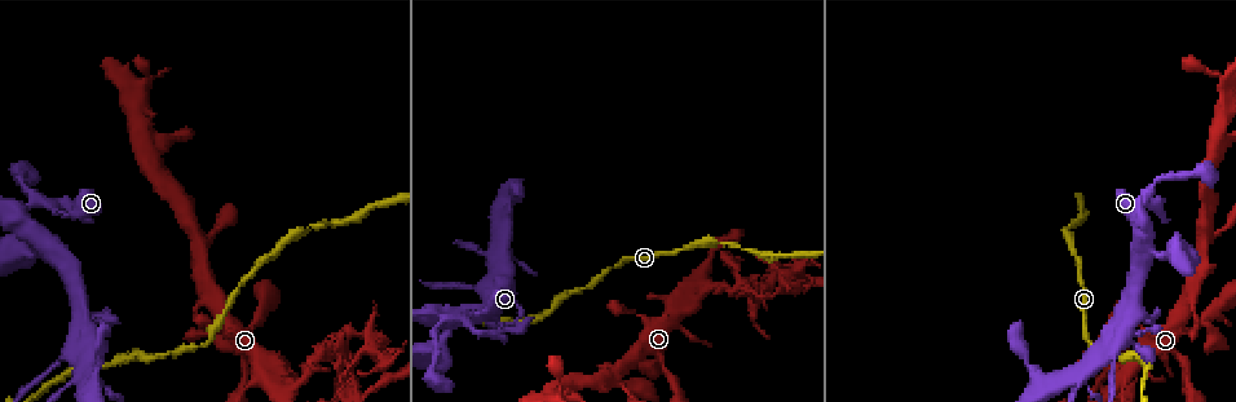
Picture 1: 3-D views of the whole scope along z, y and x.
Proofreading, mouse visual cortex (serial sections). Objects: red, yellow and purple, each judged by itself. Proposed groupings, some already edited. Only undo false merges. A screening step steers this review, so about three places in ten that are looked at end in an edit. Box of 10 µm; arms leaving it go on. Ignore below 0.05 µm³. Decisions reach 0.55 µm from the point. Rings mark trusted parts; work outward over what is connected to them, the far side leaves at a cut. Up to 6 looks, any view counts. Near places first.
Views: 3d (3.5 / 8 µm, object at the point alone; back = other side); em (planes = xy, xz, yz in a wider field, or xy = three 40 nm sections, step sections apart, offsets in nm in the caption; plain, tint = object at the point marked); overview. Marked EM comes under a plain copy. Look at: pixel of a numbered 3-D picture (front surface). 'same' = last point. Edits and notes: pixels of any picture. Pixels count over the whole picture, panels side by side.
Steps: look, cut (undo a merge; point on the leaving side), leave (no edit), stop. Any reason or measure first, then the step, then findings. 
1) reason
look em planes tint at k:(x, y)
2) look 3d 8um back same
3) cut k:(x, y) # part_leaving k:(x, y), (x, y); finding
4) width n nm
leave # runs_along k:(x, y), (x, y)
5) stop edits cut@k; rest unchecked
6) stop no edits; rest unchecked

thick turns thin
look 3d 3.5um back at 1:(467, 319)

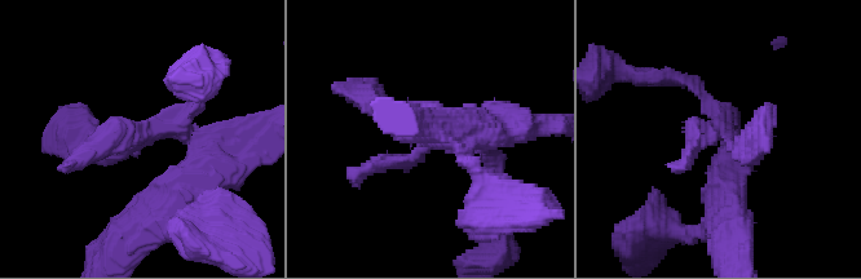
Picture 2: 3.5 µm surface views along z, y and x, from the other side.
now the EM
look em xy step 5 tint at 2:(718, 134)

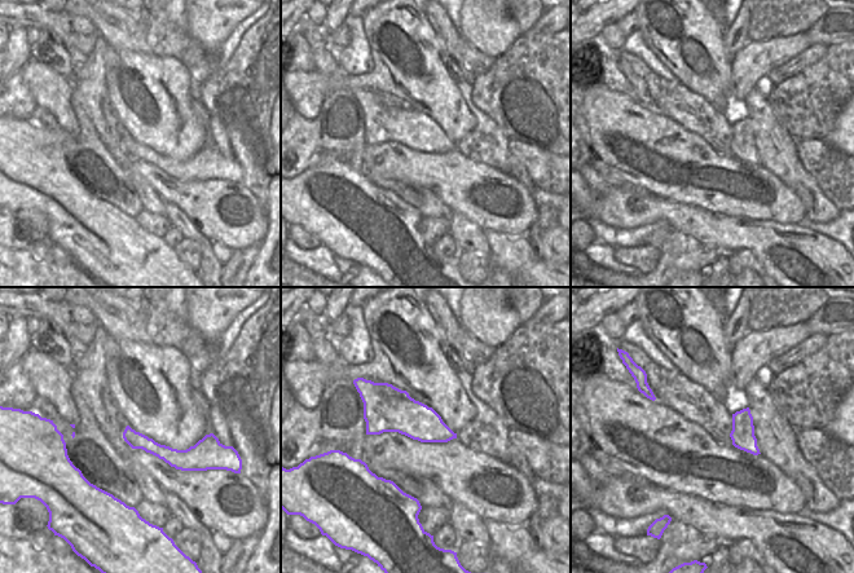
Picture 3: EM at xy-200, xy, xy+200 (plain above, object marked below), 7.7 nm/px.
leave # continuous, no second cell

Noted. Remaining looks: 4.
abrupt turn
look 3d 8um at 1:(1119, 328)

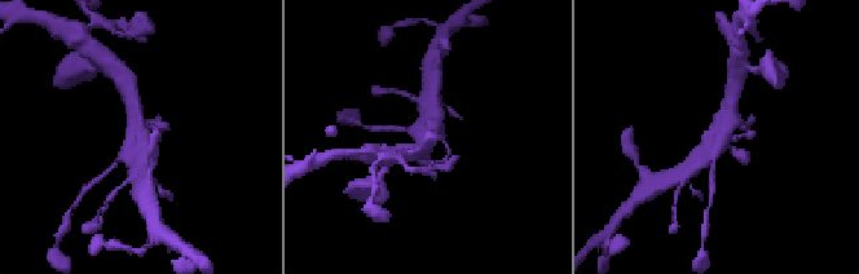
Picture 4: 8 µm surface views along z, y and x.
zoom in
look 3d 3.5um same

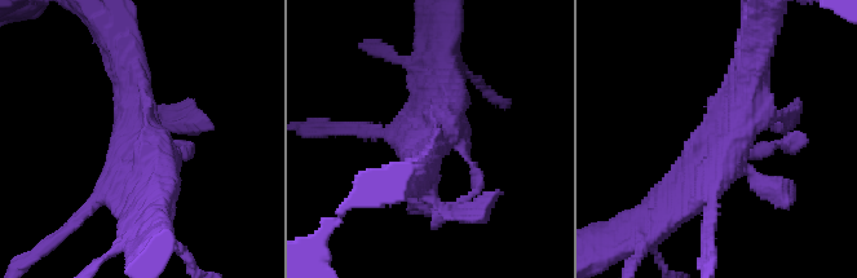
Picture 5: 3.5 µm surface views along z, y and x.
shape alone is not enough
look em xy step 2 tint at 5:(142, 135)

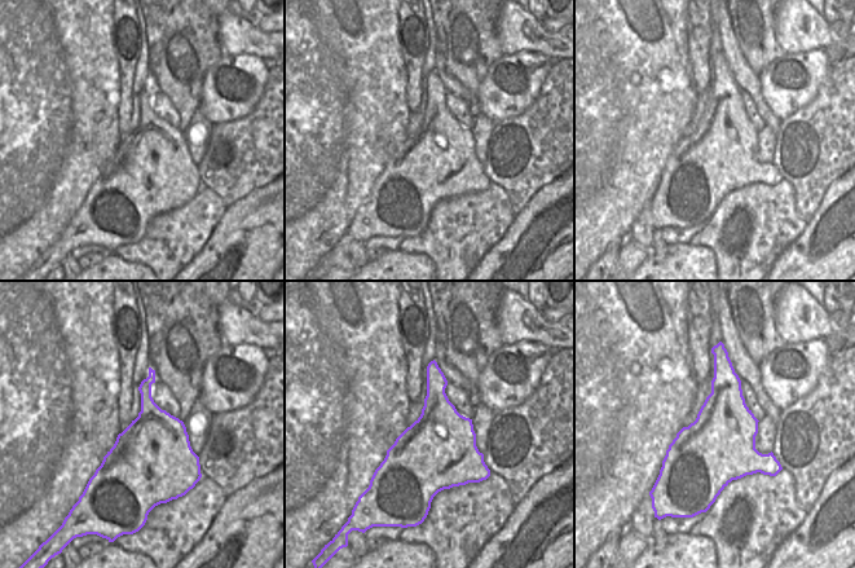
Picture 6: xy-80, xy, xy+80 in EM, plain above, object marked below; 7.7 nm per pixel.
leave # all the same cell

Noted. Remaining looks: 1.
stop no edits; rest unchecked

